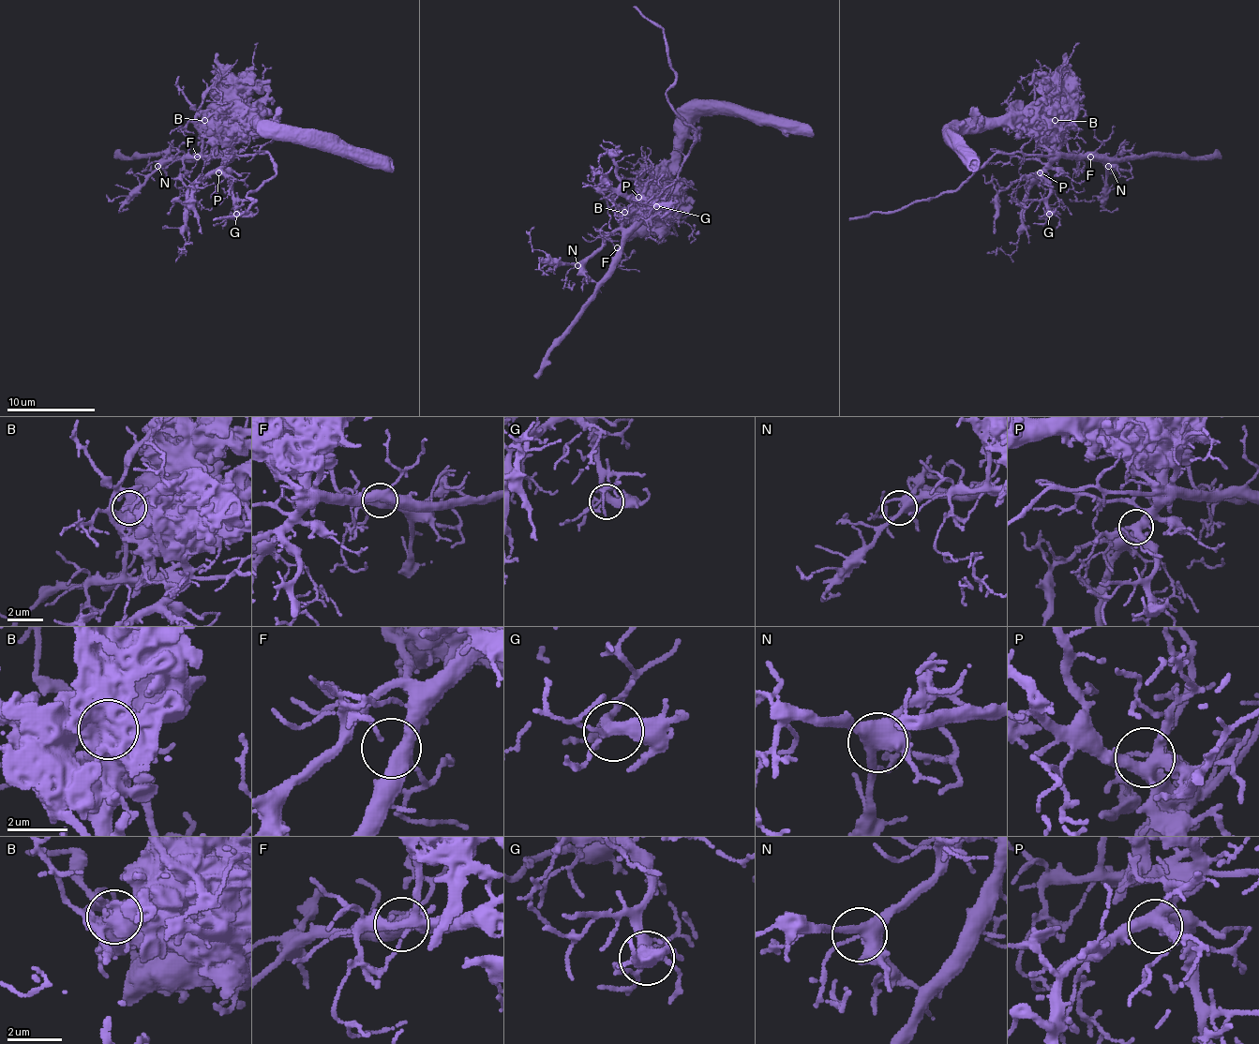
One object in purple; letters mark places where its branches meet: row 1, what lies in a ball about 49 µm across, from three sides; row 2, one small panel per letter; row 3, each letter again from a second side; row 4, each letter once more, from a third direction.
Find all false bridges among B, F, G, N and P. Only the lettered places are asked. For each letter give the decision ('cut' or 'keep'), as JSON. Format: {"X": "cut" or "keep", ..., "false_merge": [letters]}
{"B": "cut", "F": "keep", "G": "keep", "N": "keep", "P": "keep", "false_merge": ["B"]}

